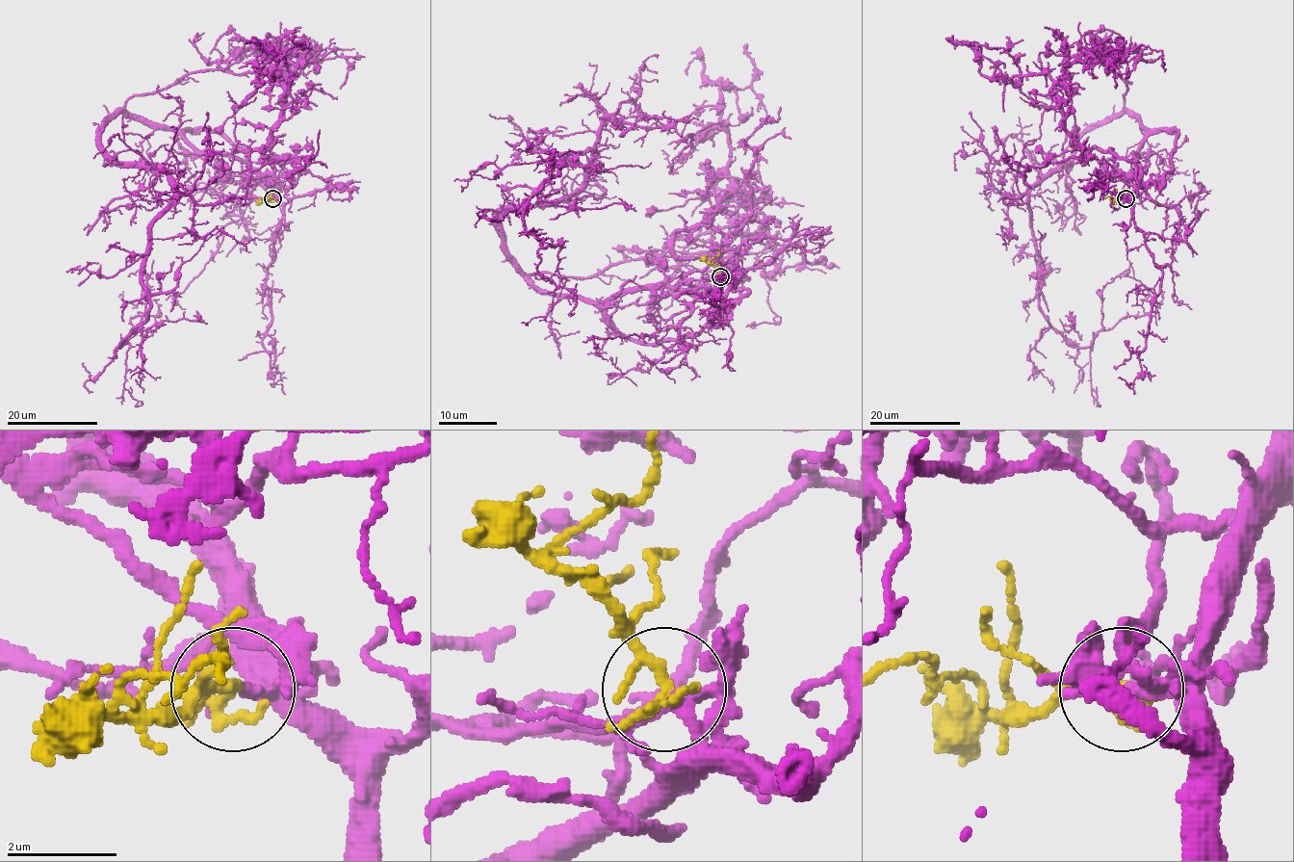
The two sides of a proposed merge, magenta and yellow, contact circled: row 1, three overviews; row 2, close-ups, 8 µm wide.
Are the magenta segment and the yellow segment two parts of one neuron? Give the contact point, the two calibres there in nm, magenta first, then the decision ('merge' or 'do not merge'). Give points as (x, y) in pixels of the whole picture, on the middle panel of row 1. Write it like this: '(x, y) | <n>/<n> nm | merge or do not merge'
(720, 276) | 200/170 nm | merge

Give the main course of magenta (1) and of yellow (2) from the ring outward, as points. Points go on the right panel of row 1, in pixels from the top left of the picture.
1: (1125, 198), (1145, 132), (1125, 113), (1090, 127), (1030, 192), (1040, 312), (1090, 347), (1122, 274), (1162, 297)
2: (1125, 198), (1103, 198)

